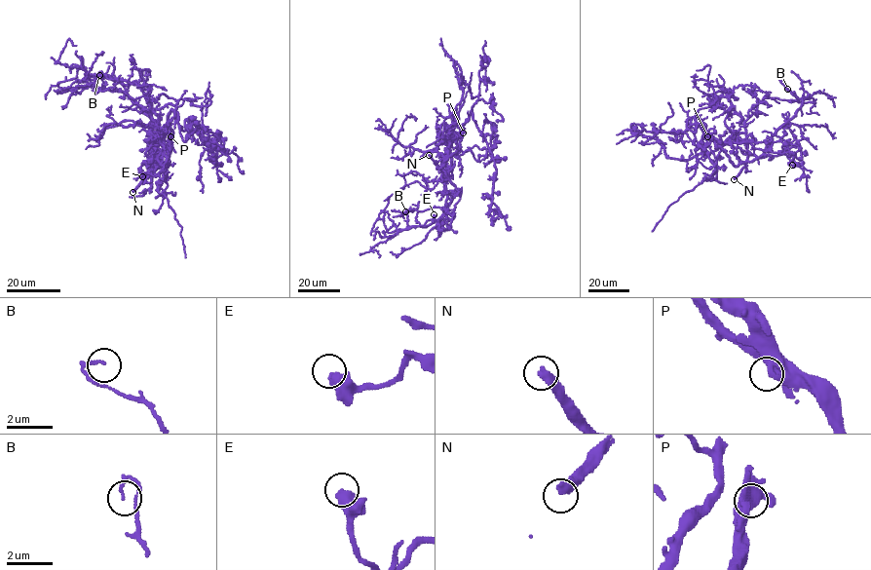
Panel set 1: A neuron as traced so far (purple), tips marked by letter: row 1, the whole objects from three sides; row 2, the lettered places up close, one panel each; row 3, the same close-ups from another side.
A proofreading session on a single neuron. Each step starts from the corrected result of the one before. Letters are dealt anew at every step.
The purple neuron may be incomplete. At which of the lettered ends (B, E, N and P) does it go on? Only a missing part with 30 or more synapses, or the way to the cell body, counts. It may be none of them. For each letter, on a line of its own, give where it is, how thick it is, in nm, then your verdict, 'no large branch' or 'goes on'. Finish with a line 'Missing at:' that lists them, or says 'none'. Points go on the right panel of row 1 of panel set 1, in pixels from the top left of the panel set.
B: (787, 89) | 120 nm | no large branch
E: (792, 165) | 500 nm | no large branch
N: (734, 179) | 420 nm | goes on
P: (707, 136) | 400 nm | no large branch
Missing at: N

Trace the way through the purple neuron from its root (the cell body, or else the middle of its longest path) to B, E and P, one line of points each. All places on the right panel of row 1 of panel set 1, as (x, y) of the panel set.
B: (729, 145), (746, 153), (749, 162), (758, 158), (770, 137), (802, 104), (804, 98), (797, 98), (787, 89)
E: (729, 145), (760, 157), (794, 153), (802, 162), (796, 166), (792, 165)
P: (729, 145), (736, 149), (736, 158), (740, 162), (737, 166), (707, 136)

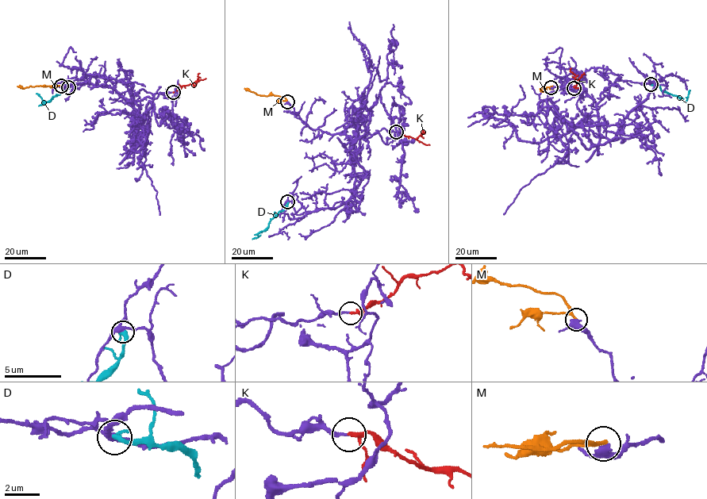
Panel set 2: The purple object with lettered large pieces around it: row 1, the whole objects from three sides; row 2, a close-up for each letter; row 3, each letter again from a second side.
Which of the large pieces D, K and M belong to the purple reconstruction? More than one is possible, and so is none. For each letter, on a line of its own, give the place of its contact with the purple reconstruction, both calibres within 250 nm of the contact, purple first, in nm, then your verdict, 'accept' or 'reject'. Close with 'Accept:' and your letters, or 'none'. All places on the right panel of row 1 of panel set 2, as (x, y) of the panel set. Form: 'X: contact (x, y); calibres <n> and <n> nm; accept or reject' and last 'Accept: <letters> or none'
D: contact (651, 84); calibres 280 and 360 nm; reject
K: contact (574, 88); calibres 200 and 160 nm; accept
M: contact (551, 87); calibres 360 and 180 nm; reject
Accept: K

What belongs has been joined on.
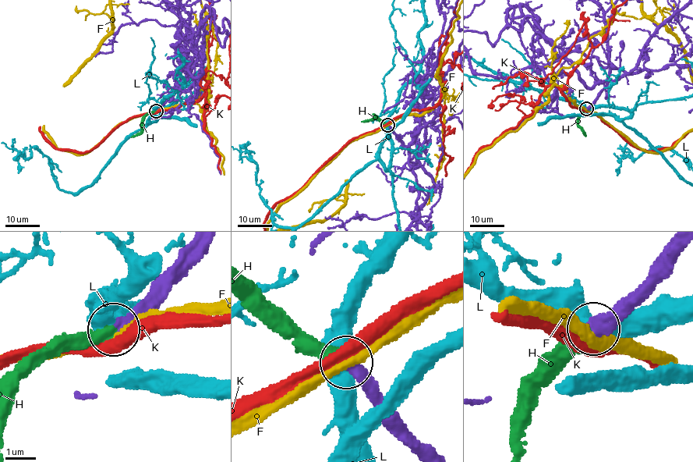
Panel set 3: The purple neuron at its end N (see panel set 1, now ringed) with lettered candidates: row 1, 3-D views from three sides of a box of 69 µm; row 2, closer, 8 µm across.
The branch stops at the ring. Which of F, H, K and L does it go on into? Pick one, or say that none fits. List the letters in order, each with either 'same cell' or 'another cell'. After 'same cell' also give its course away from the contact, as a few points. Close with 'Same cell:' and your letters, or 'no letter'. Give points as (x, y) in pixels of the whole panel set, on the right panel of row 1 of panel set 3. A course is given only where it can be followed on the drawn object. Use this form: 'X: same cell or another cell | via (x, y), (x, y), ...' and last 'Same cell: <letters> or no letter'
F: another cell
H: same cell | via (586, 109), (579, 116), (578, 126), (585, 136)
K: another cell
L: another cell
Same cell: H

